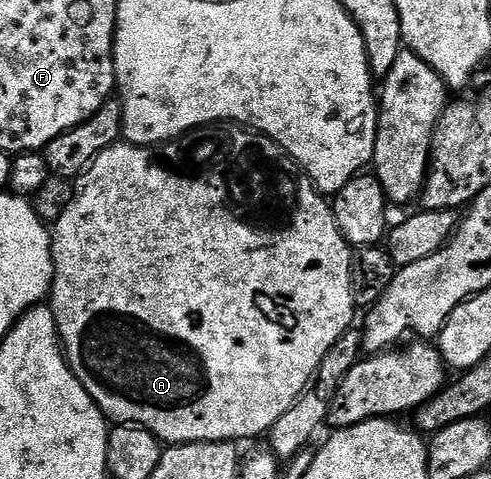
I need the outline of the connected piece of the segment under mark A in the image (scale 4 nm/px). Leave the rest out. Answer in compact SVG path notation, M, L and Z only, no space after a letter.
M239 124L228 128L228 132L220 132L212 144L208 140L200 140L204 144L204 168L200 168L200 176L196 180L180 180L180 176L168 176L164 168L156 168L148 156L144 156L144 150L137 150L135 146L130 146L123 142L110 145L106 150L102 150L96 159L89 164L84 175L75 181L72 201L66 206L66 210L56 221L51 229L52 233L52 291L50 293L50 307L56 315L56 330L60 333L60 343L64 350L64 355L68 357L68 365L72 367L72 373L82 382L84 389L94 398L94 402L103 410L105 417L109 421L119 422L124 426L139 426L147 432L153 432L157 440L165 445L174 444L201 444L207 440L219 440L221 442L241 442L247 436L263 437L286 412L296 404L296 400L311 385L316 371L320 368L322 358L344 337L345 332L353 327L352 315L358 312L354 298L350 294L350 262L352 261L353 249L347 240L338 230L336 219L332 213L331 203L321 193L317 192L312 181L297 168L291 156L279 148L270 137L262 135L255 130L249 130Z

